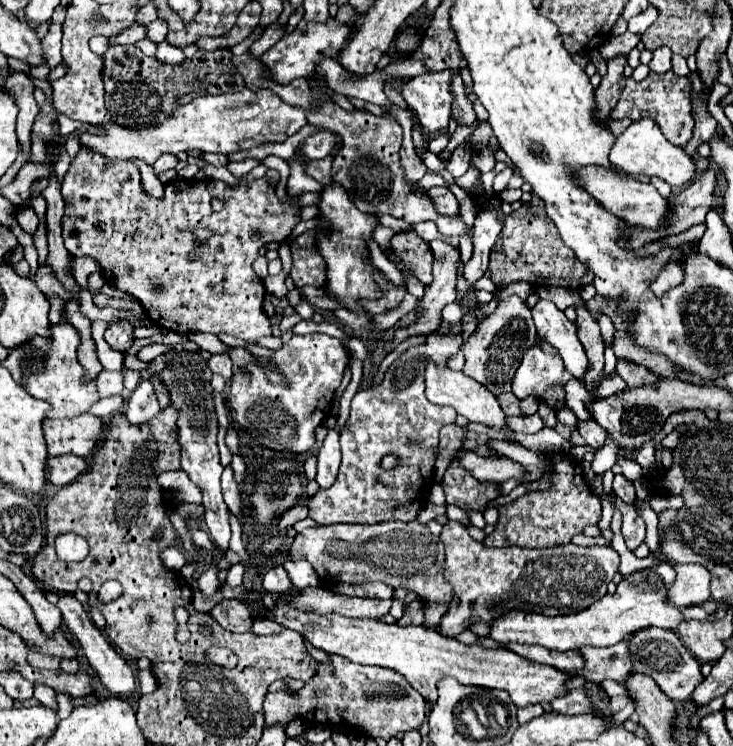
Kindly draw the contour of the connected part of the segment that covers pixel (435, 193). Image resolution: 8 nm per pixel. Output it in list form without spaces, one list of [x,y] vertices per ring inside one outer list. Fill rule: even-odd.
[[[445,186],[443,188],[431,188],[431,190],[427,190],[427,194],[435,200],[435,206],[441,214],[451,216],[451,214],[459,212],[459,200],[455,198],[455,194],[449,188],[445,188]]]

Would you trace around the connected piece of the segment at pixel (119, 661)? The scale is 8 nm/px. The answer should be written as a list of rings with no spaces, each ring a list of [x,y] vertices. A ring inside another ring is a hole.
[[[61,594],[59,596],[59,602],[57,602],[57,608],[61,610],[63,614],[63,622],[65,626],[75,634],[75,638],[79,640],[91,668],[97,672],[97,676],[101,678],[103,686],[111,692],[111,694],[123,694],[123,696],[133,696],[137,694],[137,688],[135,688],[135,676],[133,676],[133,670],[131,666],[127,664],[127,660],[111,646],[111,642],[105,638],[105,634],[95,628],[89,612],[85,612],[83,604],[73,596],[73,594]]]

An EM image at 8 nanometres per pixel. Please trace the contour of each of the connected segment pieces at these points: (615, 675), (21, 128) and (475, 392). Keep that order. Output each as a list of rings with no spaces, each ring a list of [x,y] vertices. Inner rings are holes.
[[[629,638],[609,648],[581,648],[579,652],[585,658],[585,668],[579,674],[595,684],[601,684],[603,680],[615,680],[619,684],[625,684],[631,674],[627,642]]]
[[[11,72],[11,76],[7,78],[7,90],[11,90],[15,104],[19,106],[17,138],[19,138],[21,152],[29,156],[31,154],[31,128],[33,128],[33,120],[39,112],[35,98],[33,98],[33,92],[35,92],[33,78],[25,72]]]
[[[429,362],[427,370],[425,370],[425,386],[427,386],[425,396],[429,402],[453,406],[457,410],[457,414],[465,416],[469,422],[481,422],[505,436],[515,434],[507,424],[507,414],[503,414],[503,408],[501,408],[497,396],[493,396],[485,386],[479,386],[479,382],[475,382],[473,378],[467,378],[463,372],[455,372],[451,368],[439,368]]]

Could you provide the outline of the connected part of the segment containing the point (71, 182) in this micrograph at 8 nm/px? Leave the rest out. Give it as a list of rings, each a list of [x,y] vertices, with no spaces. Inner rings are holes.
[[[79,148],[79,152],[75,154],[65,178],[63,178],[63,198],[65,198],[65,214],[63,214],[63,242],[69,250],[69,254],[75,256],[91,256],[93,260],[97,260],[97,264],[101,266],[103,278],[107,284],[115,286],[121,292],[127,292],[129,296],[133,296],[135,300],[141,302],[143,310],[147,312],[147,316],[161,328],[179,332],[179,334],[193,334],[193,332],[211,332],[211,334],[231,334],[235,338],[241,338],[245,342],[257,342],[263,336],[271,336],[271,322],[269,316],[263,312],[263,300],[265,300],[265,286],[263,280],[255,274],[253,270],[253,262],[259,256],[259,248],[271,242],[281,242],[291,234],[293,226],[299,222],[299,208],[289,206],[281,200],[277,200],[275,190],[271,184],[267,184],[265,178],[255,180],[255,182],[247,182],[243,186],[231,188],[225,182],[219,180],[211,180],[211,178],[203,178],[203,180],[185,180],[185,178],[177,178],[175,182],[165,184],[165,196],[163,198],[153,198],[145,192],[143,184],[141,184],[141,176],[139,176],[139,168],[133,162],[113,162],[111,166],[107,166],[103,162],[103,158],[99,158],[99,154],[91,154],[91,150],[83,150]],[[211,198],[227,198],[225,200],[225,208],[221,212],[213,212],[211,208]],[[161,284],[165,290],[163,294],[153,294],[153,286]]]

